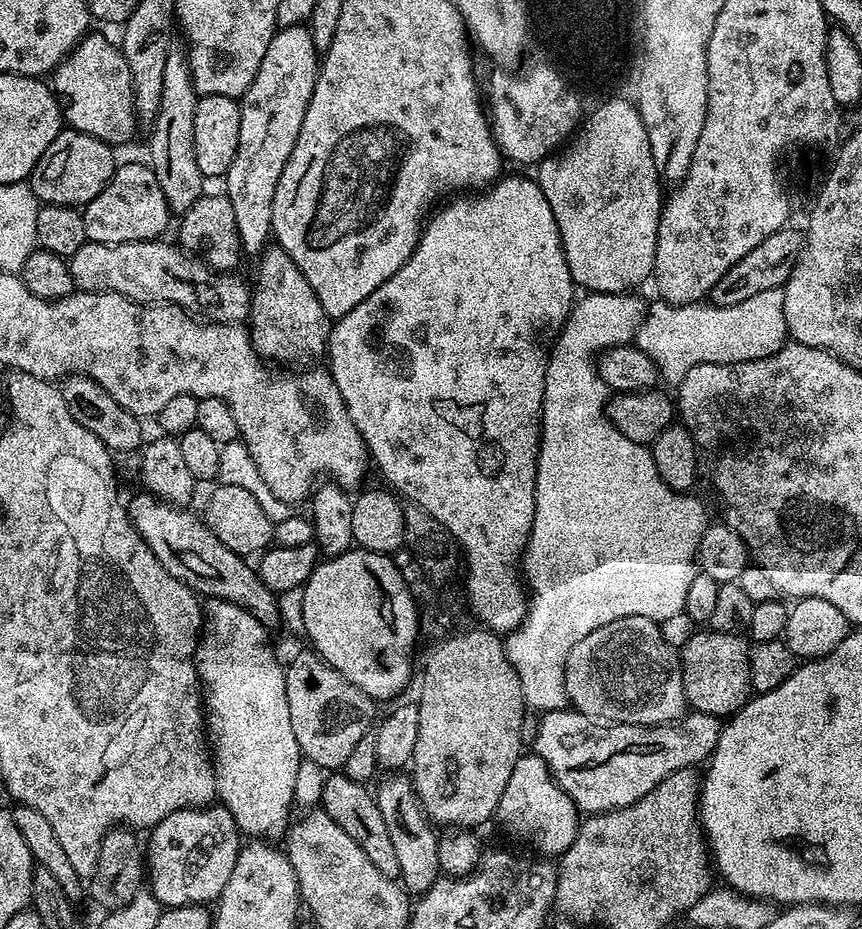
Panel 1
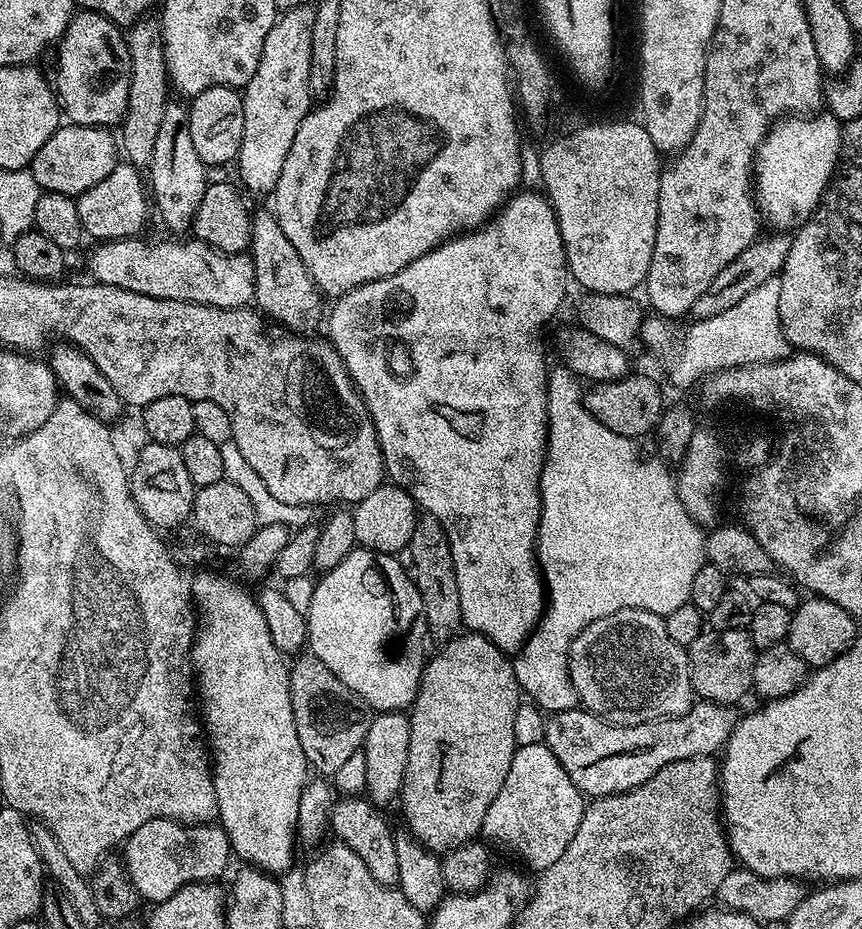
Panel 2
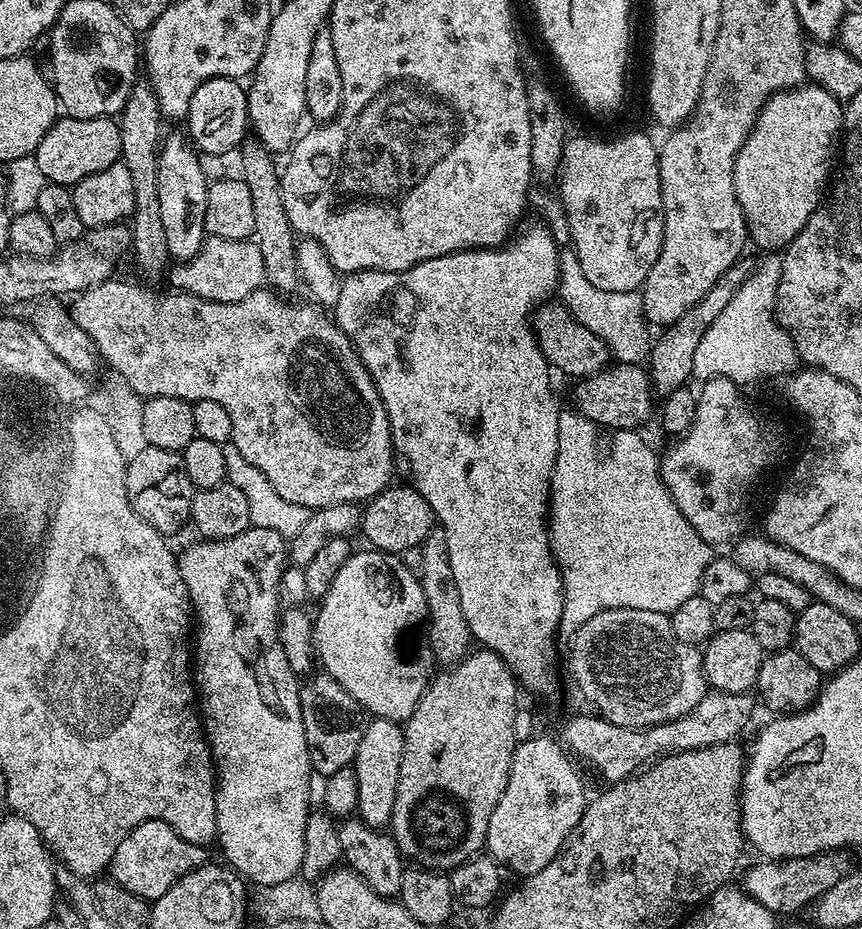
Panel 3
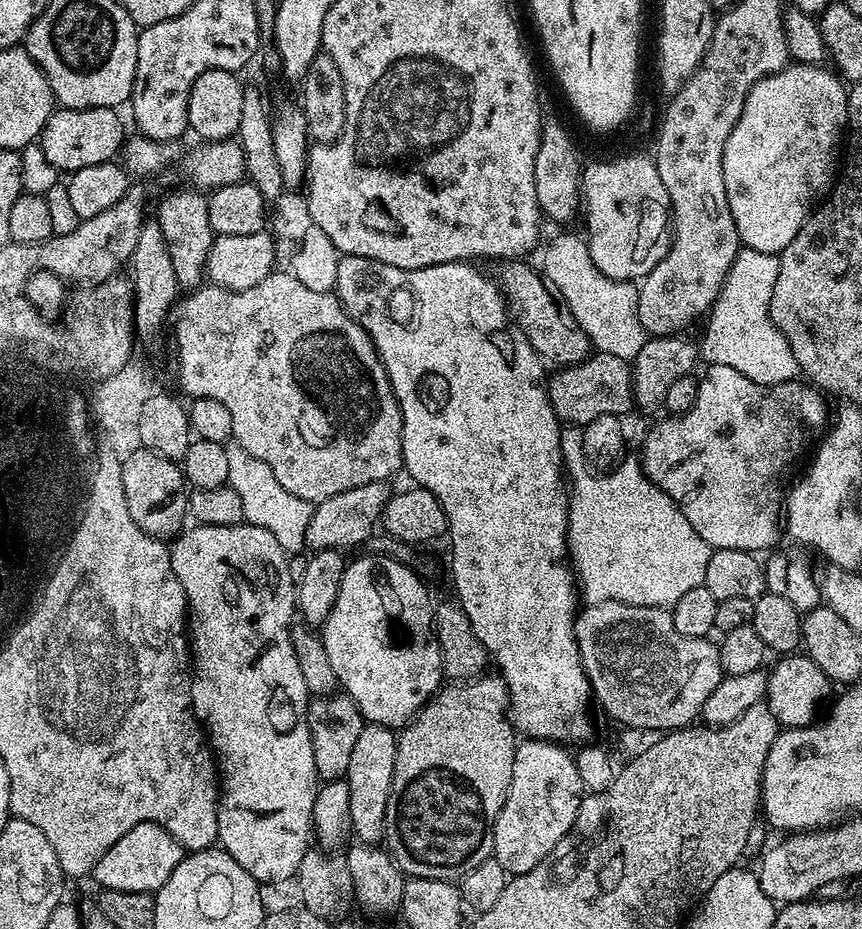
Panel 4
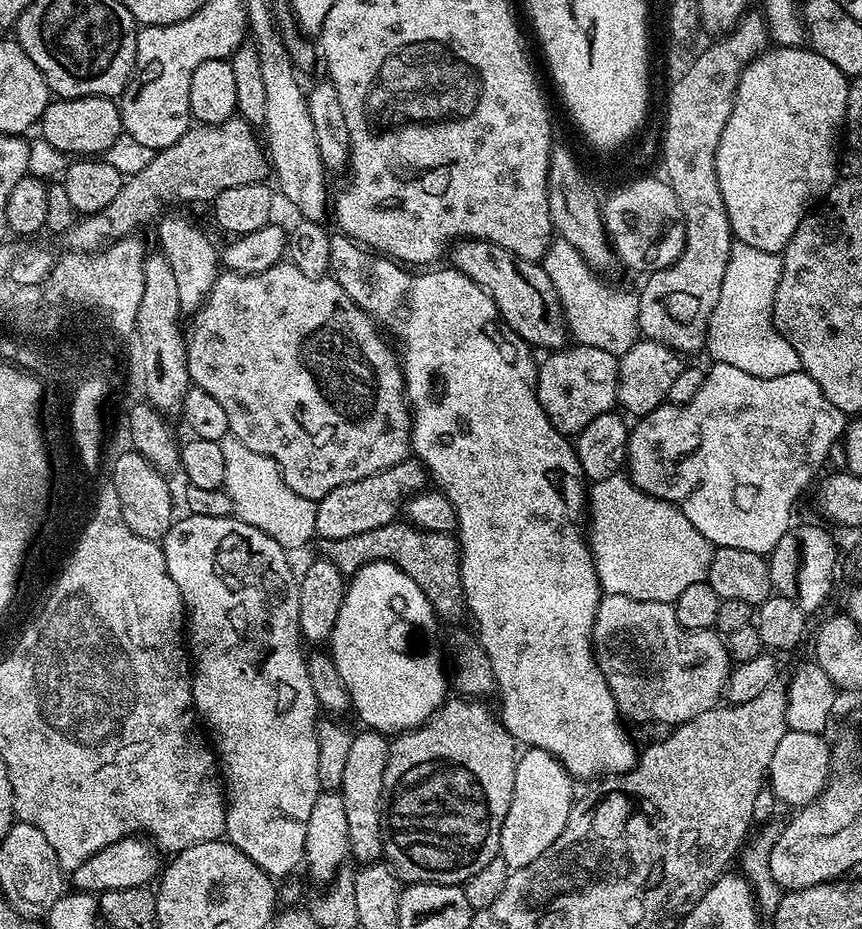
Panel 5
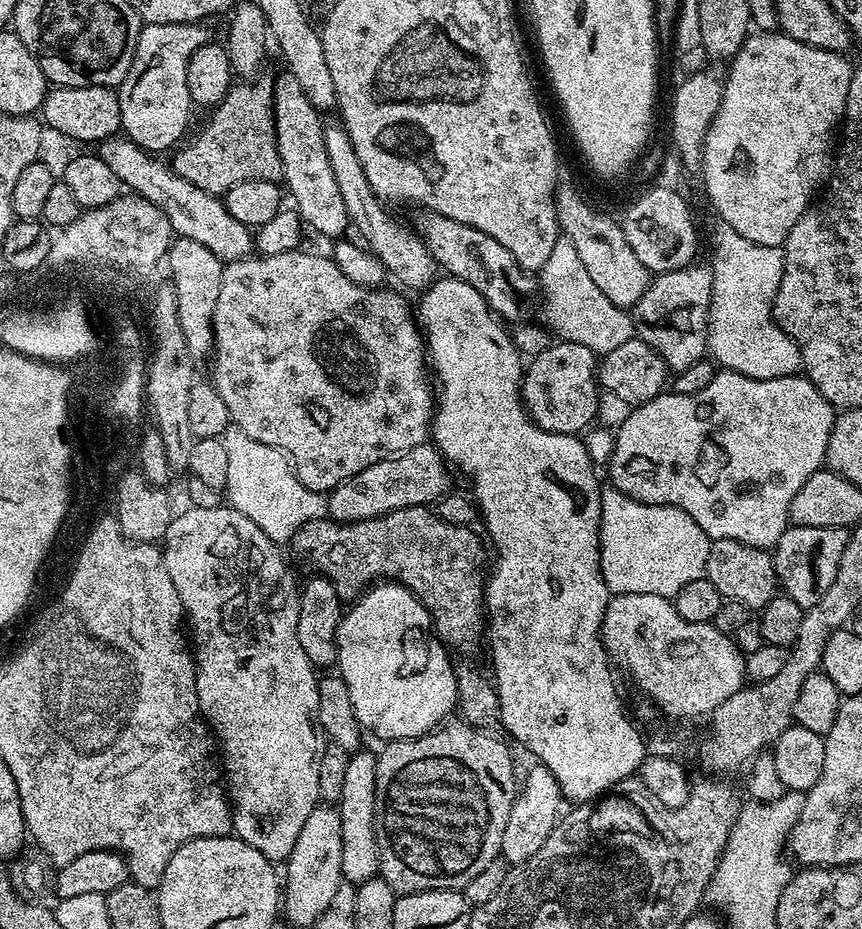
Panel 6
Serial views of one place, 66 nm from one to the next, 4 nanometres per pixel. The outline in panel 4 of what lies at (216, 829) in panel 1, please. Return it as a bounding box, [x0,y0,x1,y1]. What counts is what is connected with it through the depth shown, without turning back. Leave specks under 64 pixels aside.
[90,822,186,894]

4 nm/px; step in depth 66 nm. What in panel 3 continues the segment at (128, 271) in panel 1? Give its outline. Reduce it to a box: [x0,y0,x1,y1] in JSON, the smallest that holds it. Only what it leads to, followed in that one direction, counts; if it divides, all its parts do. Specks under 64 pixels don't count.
[171,236,265,302]

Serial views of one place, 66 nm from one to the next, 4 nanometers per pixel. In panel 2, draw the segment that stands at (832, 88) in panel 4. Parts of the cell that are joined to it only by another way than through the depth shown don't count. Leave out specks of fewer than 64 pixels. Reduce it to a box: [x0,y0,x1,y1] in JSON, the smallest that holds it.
[754,110,841,229]

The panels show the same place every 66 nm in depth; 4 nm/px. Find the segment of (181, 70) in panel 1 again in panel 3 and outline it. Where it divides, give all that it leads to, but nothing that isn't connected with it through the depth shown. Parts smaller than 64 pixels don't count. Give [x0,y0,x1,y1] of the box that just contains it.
[156,131,210,262]

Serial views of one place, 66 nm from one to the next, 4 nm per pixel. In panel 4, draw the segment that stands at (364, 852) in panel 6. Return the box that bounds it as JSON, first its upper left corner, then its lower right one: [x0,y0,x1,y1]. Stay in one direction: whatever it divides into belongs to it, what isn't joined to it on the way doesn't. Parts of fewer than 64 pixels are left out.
[347,723,398,845]

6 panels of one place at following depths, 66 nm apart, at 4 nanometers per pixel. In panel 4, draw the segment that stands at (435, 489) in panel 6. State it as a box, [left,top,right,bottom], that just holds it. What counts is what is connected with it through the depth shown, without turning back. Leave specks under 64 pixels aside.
[306,481,390,550]

